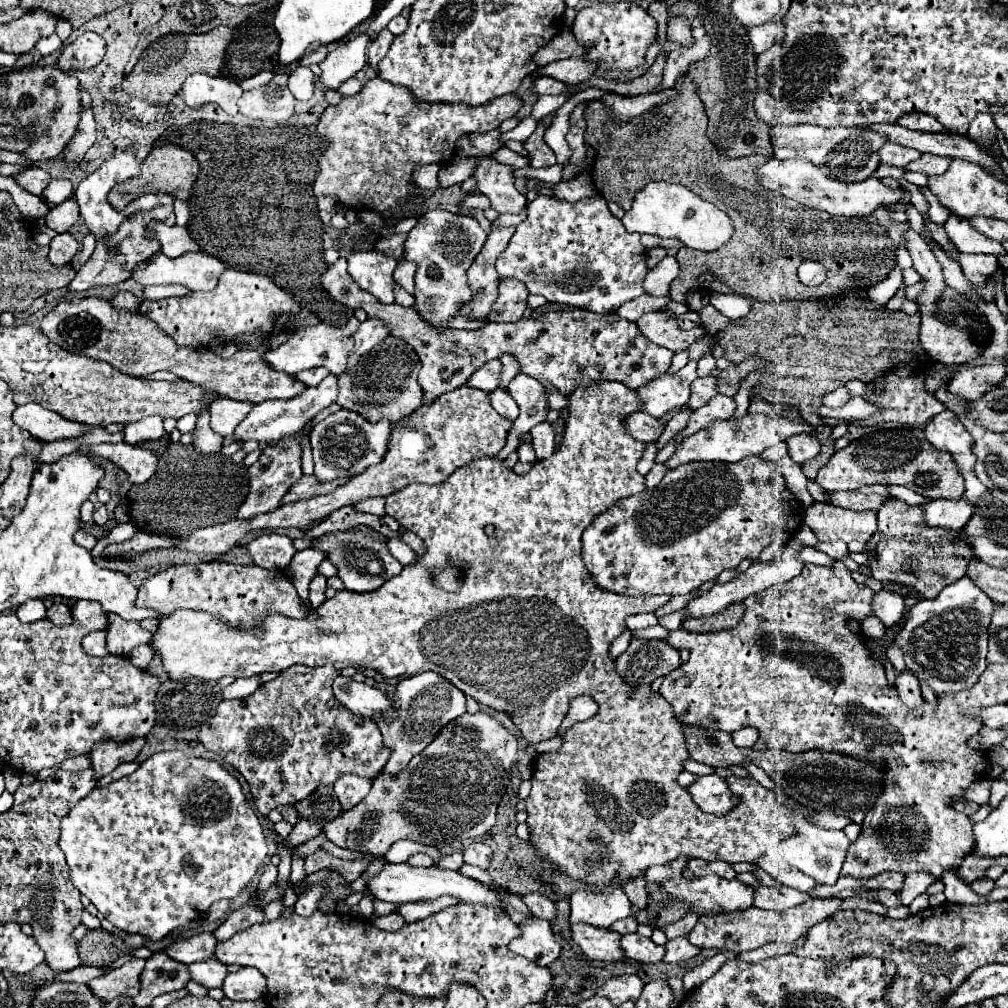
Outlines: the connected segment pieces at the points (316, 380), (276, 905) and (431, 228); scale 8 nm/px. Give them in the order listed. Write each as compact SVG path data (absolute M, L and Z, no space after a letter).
M313 367L313 369L301 371L299 375L295 375L295 379L299 379L301 383L305 383L305 385L309 385L309 387L315 387L315 385L319 385L327 375L329 375L329 371L327 371L325 367Z
M283 900L271 902L265 908L265 922L273 921L281 916L281 912L284 909Z
M433 209L417 219L417 225L407 233L405 259L417 265L415 309L425 321L435 327L445 327L445 321L459 313L459 305L471 299L465 271L471 267L485 241L487 233L481 229L477 219L467 215Z

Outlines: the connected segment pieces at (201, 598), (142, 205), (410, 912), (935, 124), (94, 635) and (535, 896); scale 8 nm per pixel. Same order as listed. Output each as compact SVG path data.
M225 561L173 565L165 571L149 575L139 587L135 605L163 613L173 613L177 609L203 611L215 615L215 619L225 619L225 623L231 627L241 627L247 631L259 627L269 615L305 619L311 615L311 611L315 611L311 603L301 601L285 571L267 571L257 565L233 565Z
M143 195L143 197L139 197L137 201L133 201L133 203L123 211L123 215L131 213L133 209L143 209L143 211L147 211L147 209L155 209L155 207L159 207L159 205L161 205L161 201L159 201L157 195Z
M441 897L439 901L425 901L425 903L409 903L399 909L399 913L405 917L405 921L419 921L423 917L429 917L449 905L459 903L455 897Z
M907 113L899 117L897 123L907 129L915 129L915 131L933 131L933 133L943 131L943 125L935 117L925 115L925 113Z
M91 631L85 639L83 639L83 649L89 653L89 655L95 655L95 657L105 657L107 655L107 649L105 649L105 631Z
M527 893L527 895L523 895L523 901L531 909L533 915L539 915L541 919L547 919L547 921L557 919L557 907L547 897L543 897L539 893Z

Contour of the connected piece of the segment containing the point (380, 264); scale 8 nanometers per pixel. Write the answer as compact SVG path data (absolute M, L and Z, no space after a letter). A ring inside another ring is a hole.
M359 251L347 259L355 283L381 303L393 303L393 271L397 261L375 251Z

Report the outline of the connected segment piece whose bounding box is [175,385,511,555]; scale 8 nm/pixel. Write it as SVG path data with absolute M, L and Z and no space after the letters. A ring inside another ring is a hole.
M467 385L457 387L457 391L439 395L435 403L425 403L417 411L413 411L399 427L395 427L385 459L379 465L369 467L365 473L351 477L345 485L339 485L335 491L307 499L307 501L281 505L271 513L263 513L251 519L231 519L231 523L199 529L191 533L189 537L179 537L179 543L175 543L175 549L187 551L187 553L219 555L239 545L249 533L255 533L261 529L287 529L287 527L303 529L313 523L319 523L321 519L331 515L335 509L357 505L369 497L387 497L407 487L409 483L427 483L427 485L443 483L457 467L469 463L471 459L483 457L483 455L497 455L501 447L505 445L505 437L509 429L511 429L511 421L501 417L497 411L493 411L491 401L487 399L485 391L471 389Z

